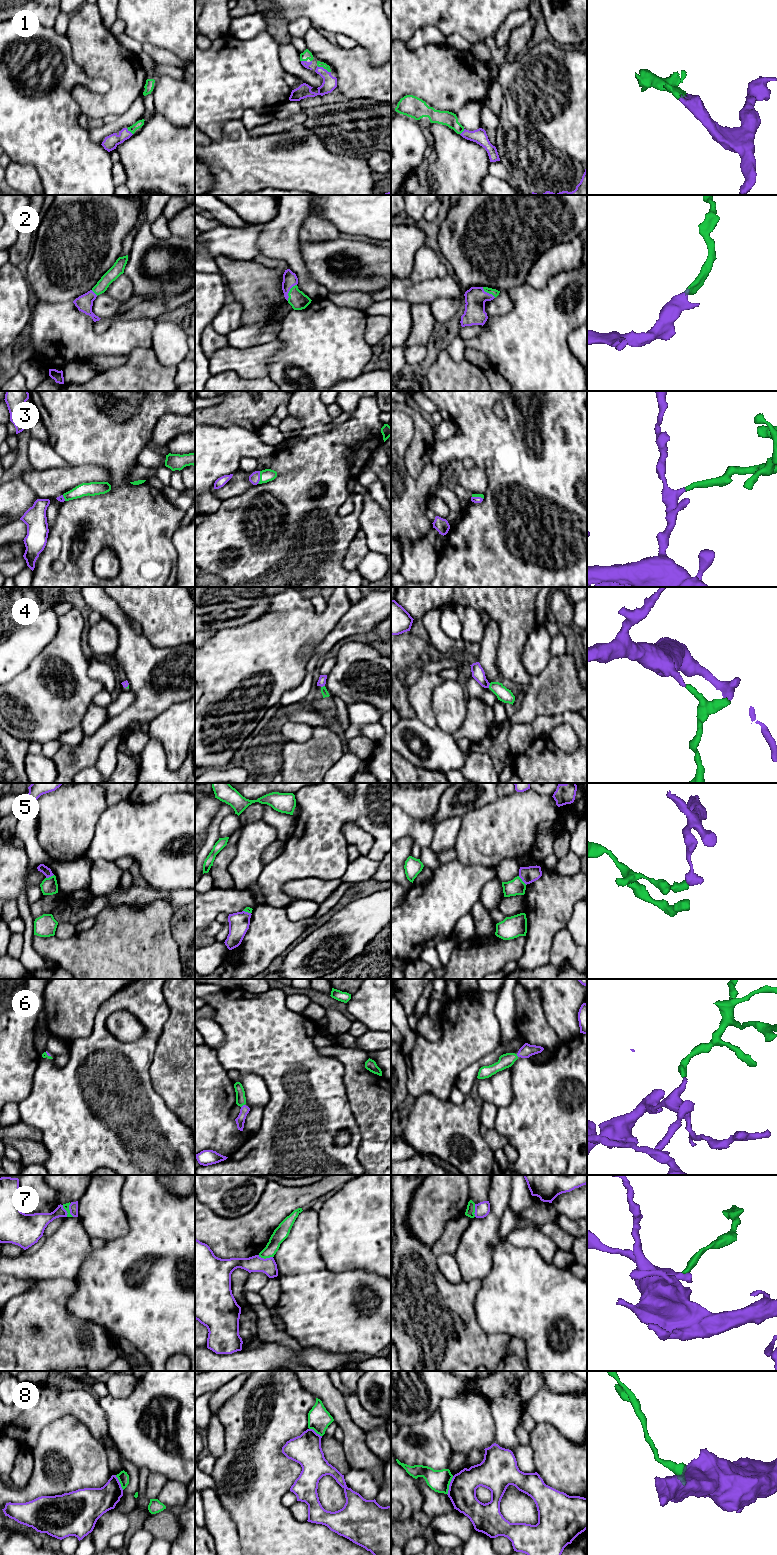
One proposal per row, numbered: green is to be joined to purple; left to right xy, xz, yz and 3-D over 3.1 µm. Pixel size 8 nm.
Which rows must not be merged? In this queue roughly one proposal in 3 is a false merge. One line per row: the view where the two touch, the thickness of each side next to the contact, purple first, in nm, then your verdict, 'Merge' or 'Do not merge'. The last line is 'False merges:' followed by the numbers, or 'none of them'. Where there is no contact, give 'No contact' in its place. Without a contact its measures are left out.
1: Touches purple in xz. Thickness 110 nm (purple) against 50 nm. Merge
2: Touches purple in xz. Thickness 120 nm (purple) against 150 nm. Merge
3: Touches purple in xz. Thickness 90 nm (purple) against 100 nm. Merge
4: Touches purple in yz. Thickness 100 nm (purple) against 120 nm. Merge
5: Touches purple in yz. Thickness 130 nm (purple) against 130 nm. Do not merge
6: Touches purple in xz. Thickness 80 nm (purple) against 80 nm. Merge
7: Touches purple in xy. Thickness 80 nm (purple) against 50 nm. Do not merge
8: Touches purple in yz. Thickness 220 nm (purple) against 180 nm. Do not merge
False merges: 5, 7, 8

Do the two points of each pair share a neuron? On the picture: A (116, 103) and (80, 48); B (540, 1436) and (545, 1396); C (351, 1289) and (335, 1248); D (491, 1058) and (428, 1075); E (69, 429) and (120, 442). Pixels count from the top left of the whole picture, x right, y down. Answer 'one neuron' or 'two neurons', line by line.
A: one neuron
B: two neurons
C: two neurons
D: two neurons
E: one neuron

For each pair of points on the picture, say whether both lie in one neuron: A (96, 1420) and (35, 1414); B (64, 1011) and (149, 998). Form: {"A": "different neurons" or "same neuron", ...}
{"A": "same neuron", "B": "different neurons"}

